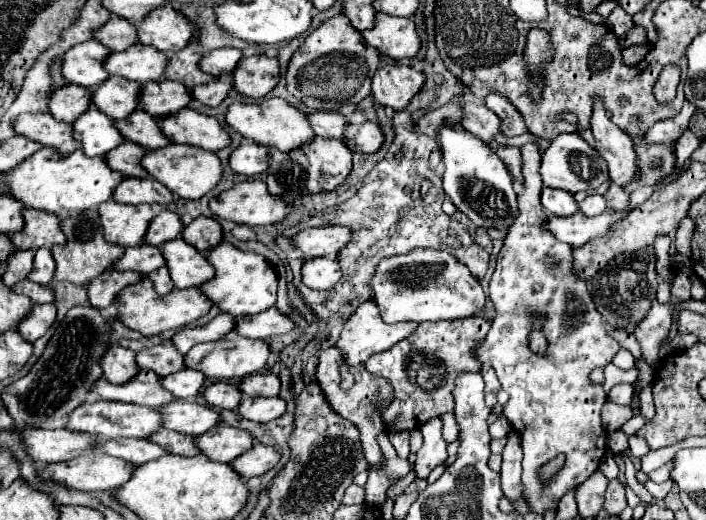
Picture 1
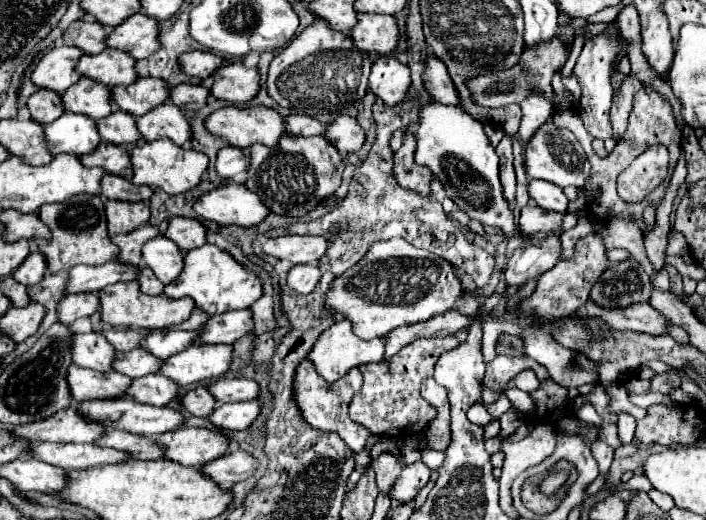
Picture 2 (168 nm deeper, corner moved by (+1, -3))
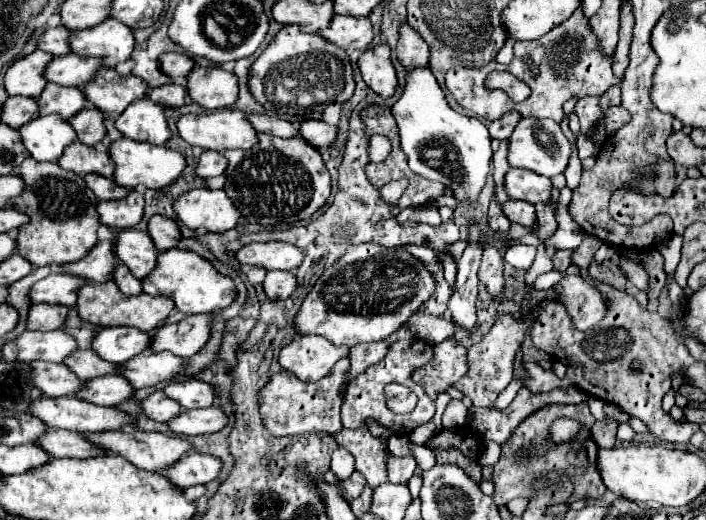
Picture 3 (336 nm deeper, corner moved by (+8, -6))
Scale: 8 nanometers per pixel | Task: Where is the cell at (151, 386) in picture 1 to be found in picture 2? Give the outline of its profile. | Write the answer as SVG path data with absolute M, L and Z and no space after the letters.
M76 364L70 366L70 372L66 374L66 380L70 384L72 400L120 398L120 396L126 396L126 390L132 382L132 378L122 376L114 370L106 372L106 376L102 376L102 372L78 368Z

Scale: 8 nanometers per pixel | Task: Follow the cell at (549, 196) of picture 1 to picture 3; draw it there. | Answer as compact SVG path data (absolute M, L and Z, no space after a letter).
M511 169L505 177L505 189L511 199L527 201L527 203L547 203L551 199L551 179L543 179L543 175L535 175L533 171Z

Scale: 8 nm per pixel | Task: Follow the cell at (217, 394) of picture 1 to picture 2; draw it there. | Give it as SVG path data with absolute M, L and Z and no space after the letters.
M198 386L194 390L188 390L180 398L180 404L192 416L210 416L212 410L214 410L214 406L216 406L216 400L212 398L212 394L204 386Z

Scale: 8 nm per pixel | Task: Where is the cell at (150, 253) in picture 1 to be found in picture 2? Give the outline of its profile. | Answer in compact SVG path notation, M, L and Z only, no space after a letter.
M118 260L100 266L74 266L68 272L66 294L100 292L104 286L110 286L114 282L136 280L136 276L138 276L138 268L118 264Z

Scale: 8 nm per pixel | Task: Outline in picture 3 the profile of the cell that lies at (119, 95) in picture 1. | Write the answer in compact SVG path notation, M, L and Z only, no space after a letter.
M47 83L43 95L37 101L41 115L59 113L63 119L71 119L81 109L85 109L85 95L79 87L63 87L57 83Z

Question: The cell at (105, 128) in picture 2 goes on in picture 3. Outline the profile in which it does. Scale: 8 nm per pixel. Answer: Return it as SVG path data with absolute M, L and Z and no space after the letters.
M87 105L75 119L71 119L79 141L85 145L97 145L107 137L107 127L105 127L105 113L95 109L93 105Z

